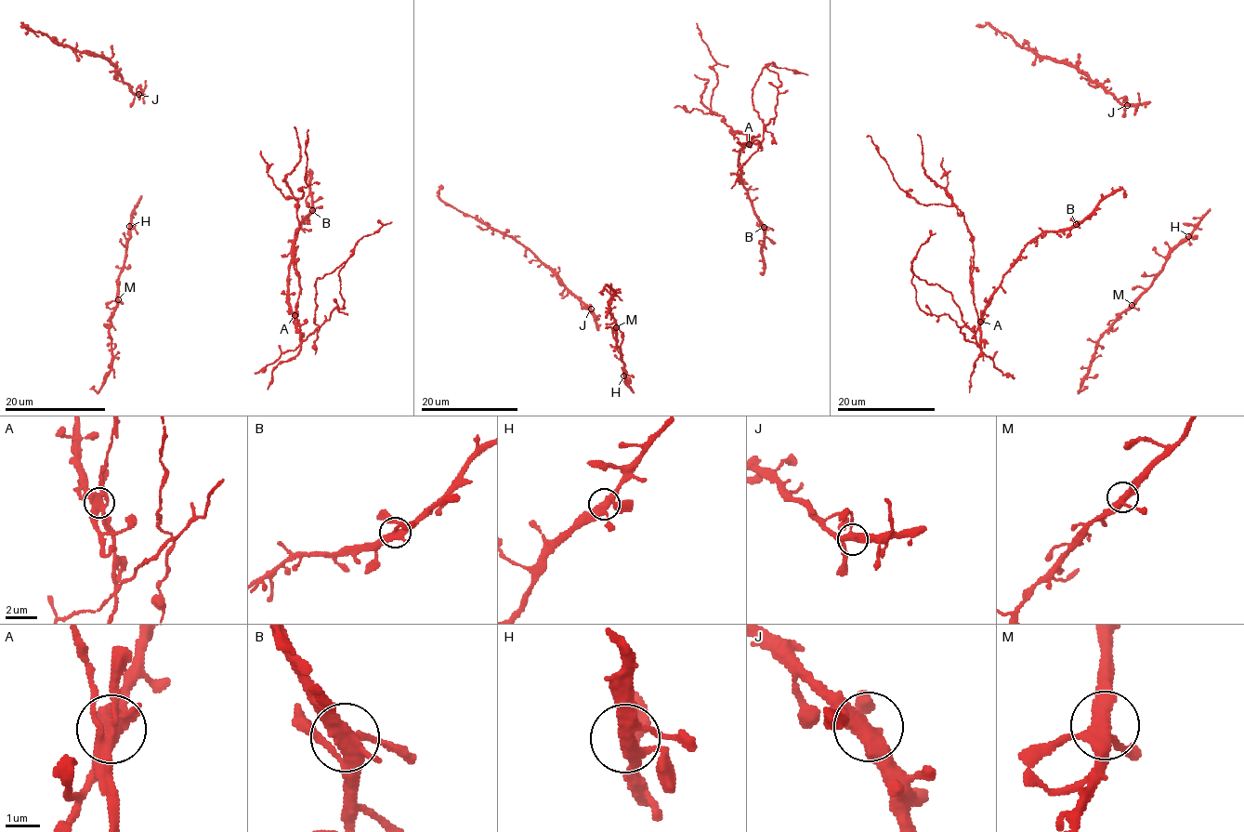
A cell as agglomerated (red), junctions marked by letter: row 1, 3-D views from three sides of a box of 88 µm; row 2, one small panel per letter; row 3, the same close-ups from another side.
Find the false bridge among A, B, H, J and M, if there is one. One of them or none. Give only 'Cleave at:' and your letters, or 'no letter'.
Cleave at: A

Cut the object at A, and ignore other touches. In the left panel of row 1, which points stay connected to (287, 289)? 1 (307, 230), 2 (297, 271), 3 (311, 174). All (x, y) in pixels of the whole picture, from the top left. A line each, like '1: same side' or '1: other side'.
1: same side
2: other side
3: same side

